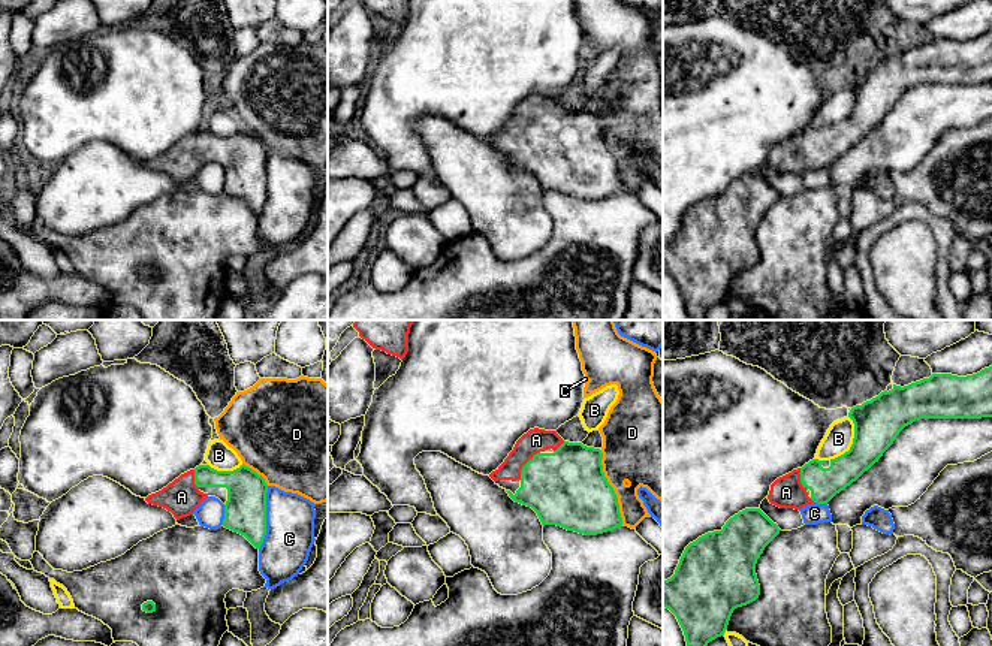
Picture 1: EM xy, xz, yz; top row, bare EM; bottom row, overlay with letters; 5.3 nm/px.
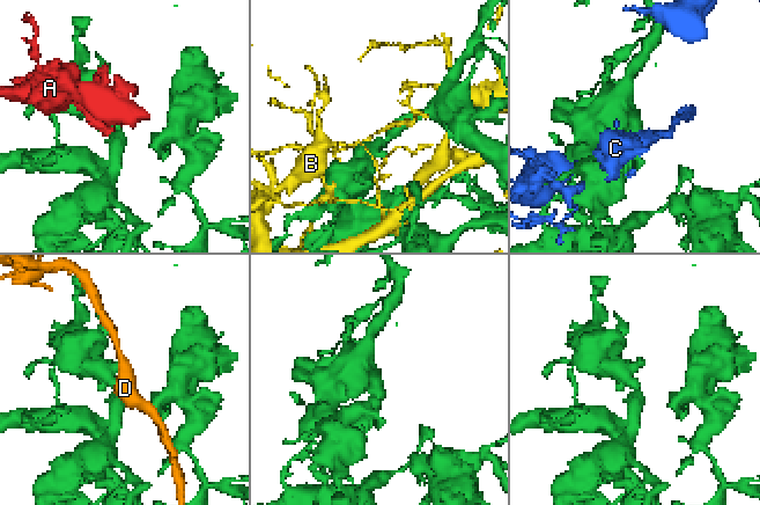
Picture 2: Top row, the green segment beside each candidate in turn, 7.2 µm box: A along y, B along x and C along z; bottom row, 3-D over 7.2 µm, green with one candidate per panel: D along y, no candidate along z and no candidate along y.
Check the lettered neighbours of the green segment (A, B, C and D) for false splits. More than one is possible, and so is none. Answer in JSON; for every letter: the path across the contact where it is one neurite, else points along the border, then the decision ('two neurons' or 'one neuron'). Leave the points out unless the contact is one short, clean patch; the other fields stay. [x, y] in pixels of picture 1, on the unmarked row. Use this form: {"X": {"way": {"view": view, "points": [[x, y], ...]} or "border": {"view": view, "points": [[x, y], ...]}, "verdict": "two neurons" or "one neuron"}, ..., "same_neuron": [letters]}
{"A": {"verdict": "one neuron"}, "B": {"verdict": "two neurons"}, "C": {"verdict": "two neurons"}, "D": {"verdict": "two neurons"}, "same_neuron": ["A"]}

